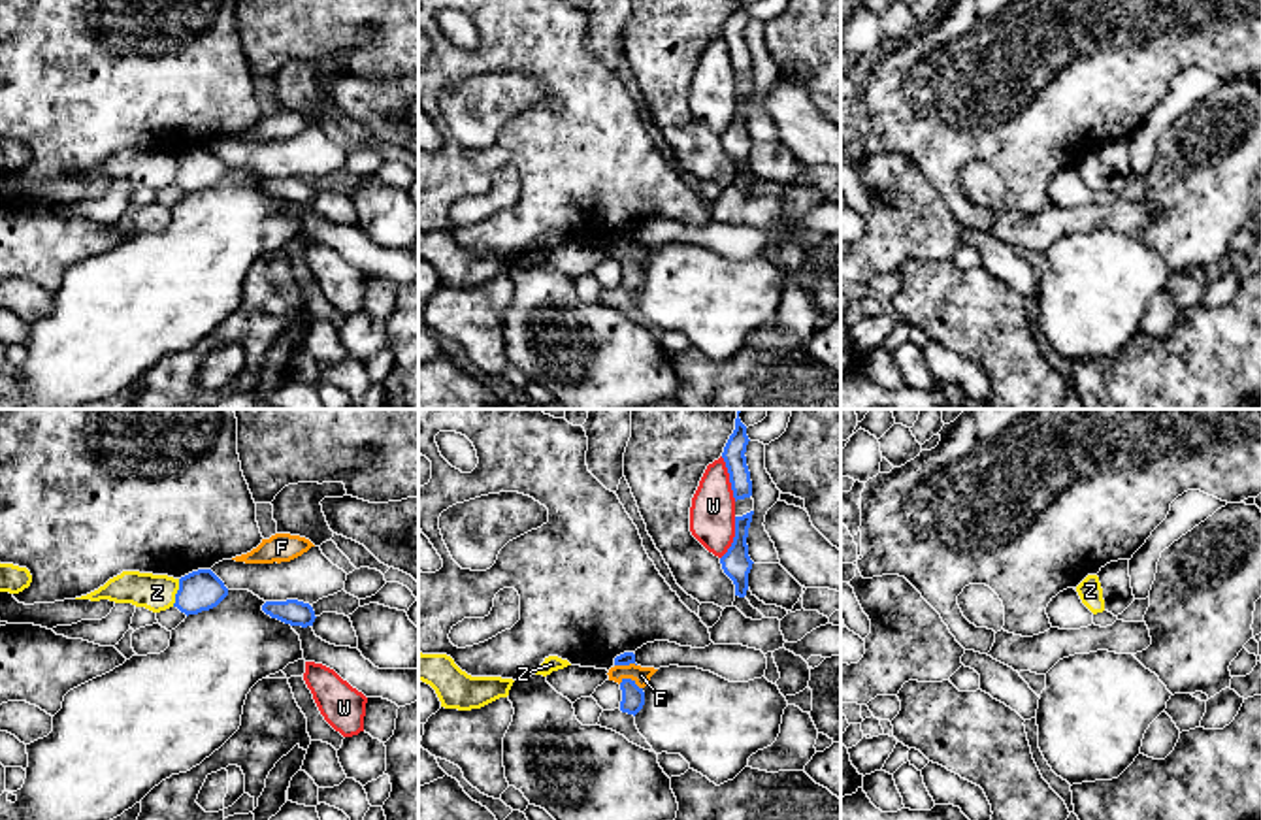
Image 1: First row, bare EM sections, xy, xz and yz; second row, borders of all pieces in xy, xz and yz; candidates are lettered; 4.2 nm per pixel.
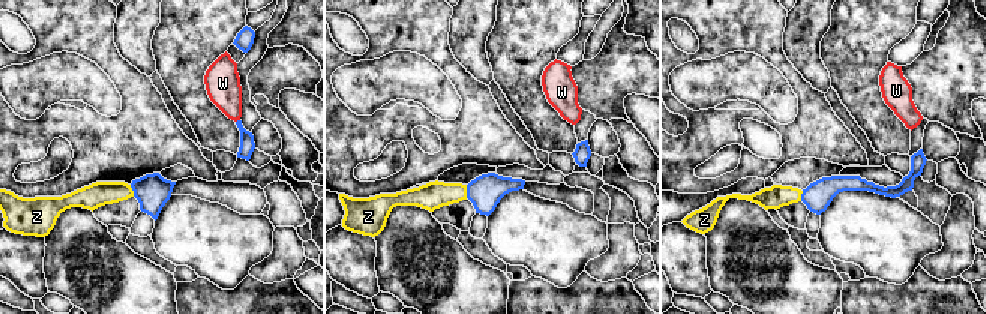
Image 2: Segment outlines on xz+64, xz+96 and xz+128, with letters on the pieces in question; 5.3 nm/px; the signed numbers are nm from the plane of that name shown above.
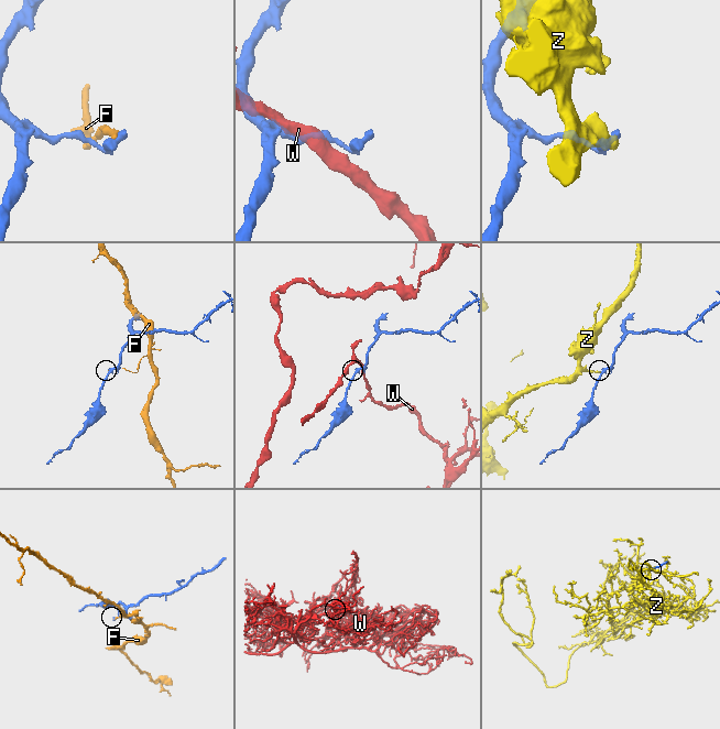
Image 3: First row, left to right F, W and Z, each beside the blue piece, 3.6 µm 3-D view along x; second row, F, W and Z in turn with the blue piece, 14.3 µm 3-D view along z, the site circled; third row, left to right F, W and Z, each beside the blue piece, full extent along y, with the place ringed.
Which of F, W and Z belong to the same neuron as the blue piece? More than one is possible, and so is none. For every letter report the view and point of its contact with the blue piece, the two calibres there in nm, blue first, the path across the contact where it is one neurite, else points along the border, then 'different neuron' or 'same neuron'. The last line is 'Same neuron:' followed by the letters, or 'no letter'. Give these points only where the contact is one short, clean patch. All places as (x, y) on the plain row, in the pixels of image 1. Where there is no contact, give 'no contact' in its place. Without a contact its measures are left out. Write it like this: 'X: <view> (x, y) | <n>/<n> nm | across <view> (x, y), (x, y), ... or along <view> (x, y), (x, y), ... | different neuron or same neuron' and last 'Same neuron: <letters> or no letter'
F: xz (630, 257) | 100/80 nm | different neuron
W: xz (730, 57) | 100/190 nm | different neuron
Z: xy (178, 170) | 180/160 nm | along xy (180, 157), (172, 183) | different neuron
Same neuron: no letter

